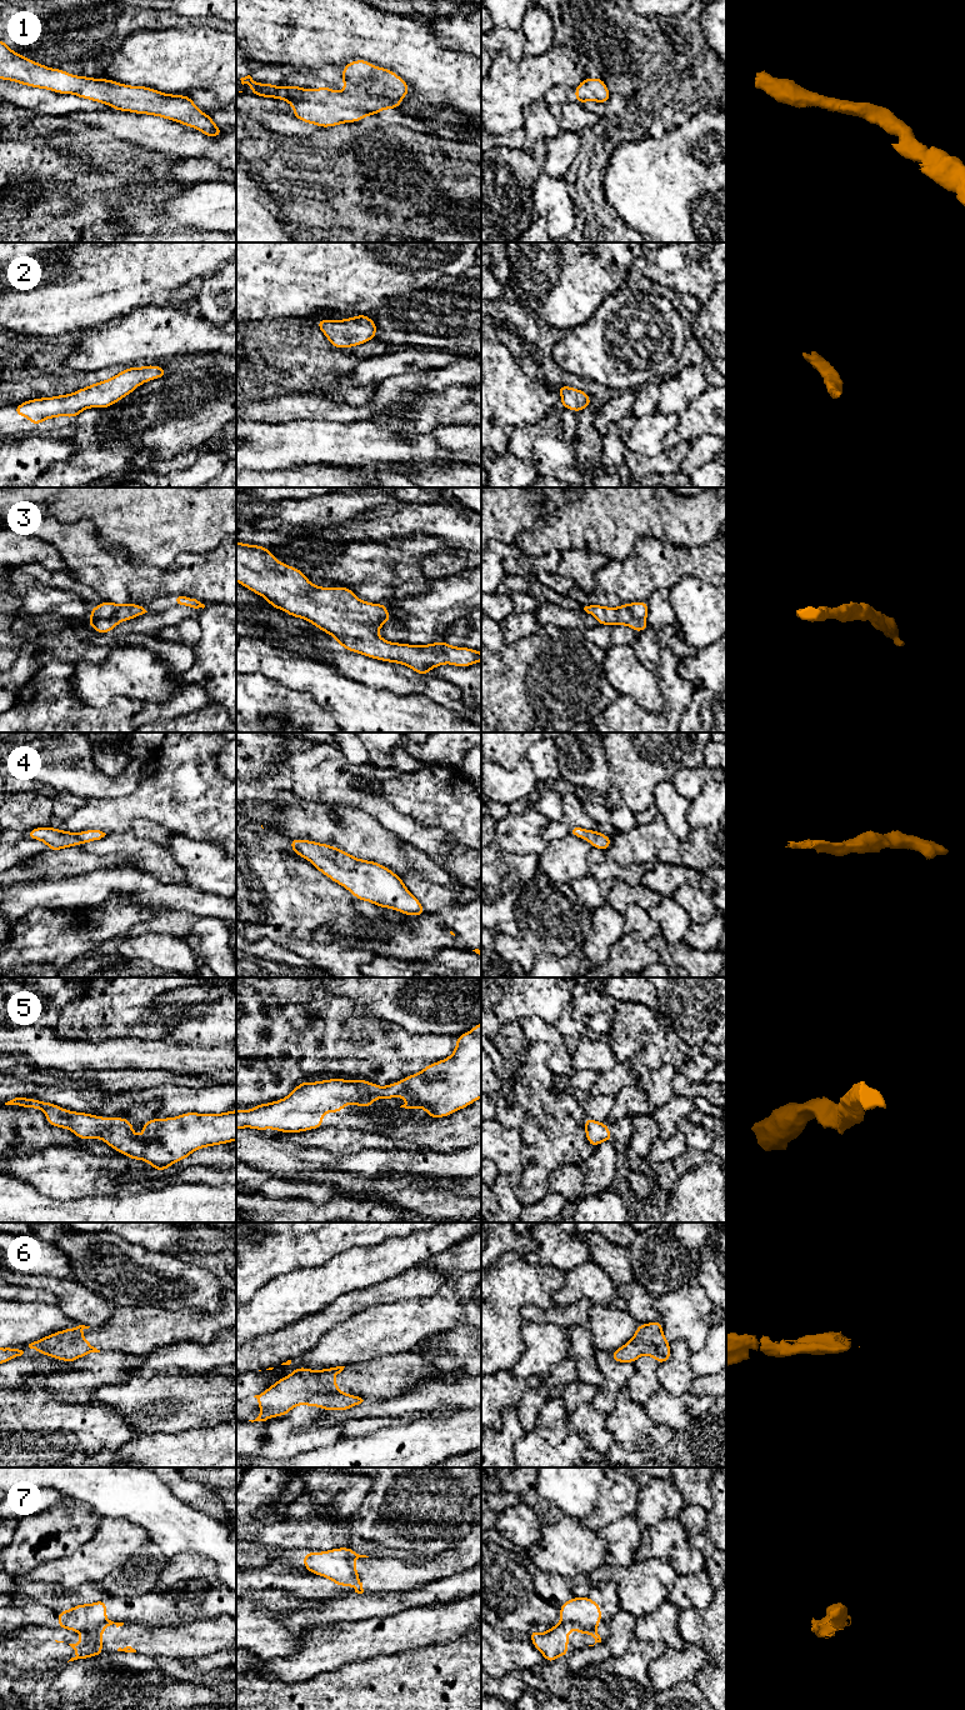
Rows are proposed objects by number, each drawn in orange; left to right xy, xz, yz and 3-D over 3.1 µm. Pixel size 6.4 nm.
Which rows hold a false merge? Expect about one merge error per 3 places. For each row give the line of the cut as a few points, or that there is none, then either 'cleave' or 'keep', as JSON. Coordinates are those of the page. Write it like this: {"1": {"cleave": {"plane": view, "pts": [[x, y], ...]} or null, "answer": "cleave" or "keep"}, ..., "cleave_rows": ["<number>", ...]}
{"1": {"cleave": null, "answer": "keep"}, "2": {"cleave": null, "answer": "keep"}, "3": {"cleave": null, "answer": "keep"}, "4": {"cleave": null, "answer": "keep"}, "5": {"cleave": null, "answer": "keep"}, "6": {"cleave": null, "answer": "keep"}, "7": {"cleave": {"plane": "yz", "pts": [[560, 1621], [578, 1623], [594, 1629]]}, "answer": "cleave"}, "cleave_rows": ["7"]}

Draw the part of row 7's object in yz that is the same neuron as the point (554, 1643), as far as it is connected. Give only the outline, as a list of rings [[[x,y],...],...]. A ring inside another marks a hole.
[[[560,1622],[556,1626],[549,1628],[549,1630],[545,1634],[540,1634],[538,1630],[531,1630],[529,1631],[529,1635],[531,1638],[532,1645],[535,1646],[536,1650],[539,1650],[544,1655],[546,1662],[554,1662],[560,1655],[564,1655],[564,1656],[570,1655],[570,1652],[568,1651],[570,1629],[574,1629],[579,1634],[582,1634],[582,1635],[590,1634],[595,1639],[595,1644],[601,1642],[601,1638],[595,1629],[586,1629],[586,1628],[580,1626],[576,1622],[566,1622],[566,1624]],[[589,1645],[589,1646],[594,1646],[594,1645]]]

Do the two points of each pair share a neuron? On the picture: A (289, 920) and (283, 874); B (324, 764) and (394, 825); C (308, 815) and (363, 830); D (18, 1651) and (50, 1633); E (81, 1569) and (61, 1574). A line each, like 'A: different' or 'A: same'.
A: same
B: same
C: same
D: same
E: same

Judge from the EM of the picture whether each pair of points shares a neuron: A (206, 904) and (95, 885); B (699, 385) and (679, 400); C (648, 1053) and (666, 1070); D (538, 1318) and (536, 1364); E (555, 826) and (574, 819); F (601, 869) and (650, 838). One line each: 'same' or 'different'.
A: same
B: same
C: different
D: different
E: same
F: different

